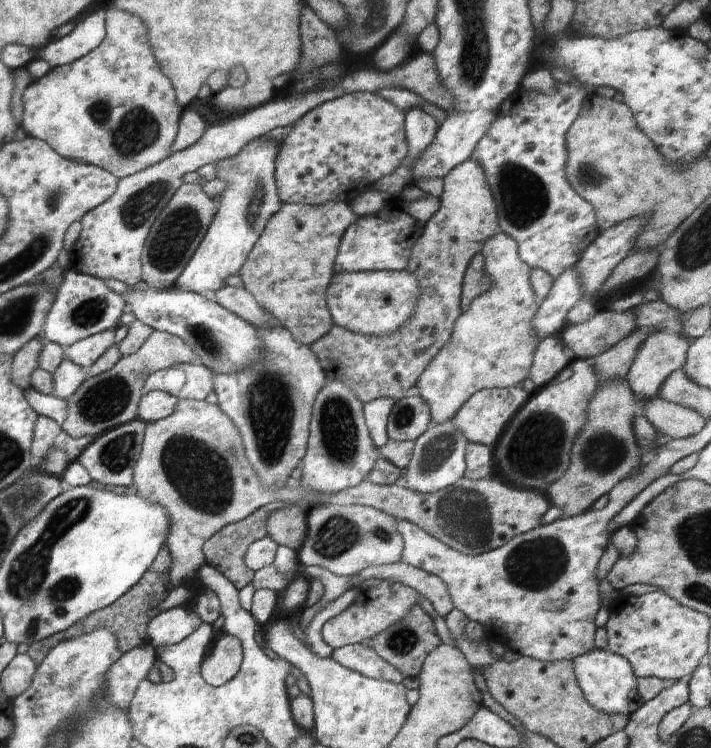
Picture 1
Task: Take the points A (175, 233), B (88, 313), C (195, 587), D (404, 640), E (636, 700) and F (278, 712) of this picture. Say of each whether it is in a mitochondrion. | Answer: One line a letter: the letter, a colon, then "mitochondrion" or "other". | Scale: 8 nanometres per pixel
A: mitochondrion
B: mitochondrion
C: other
D: mitochondrion
E: other
F: other

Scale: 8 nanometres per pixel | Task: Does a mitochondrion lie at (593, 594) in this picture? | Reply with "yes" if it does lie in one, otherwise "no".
no

